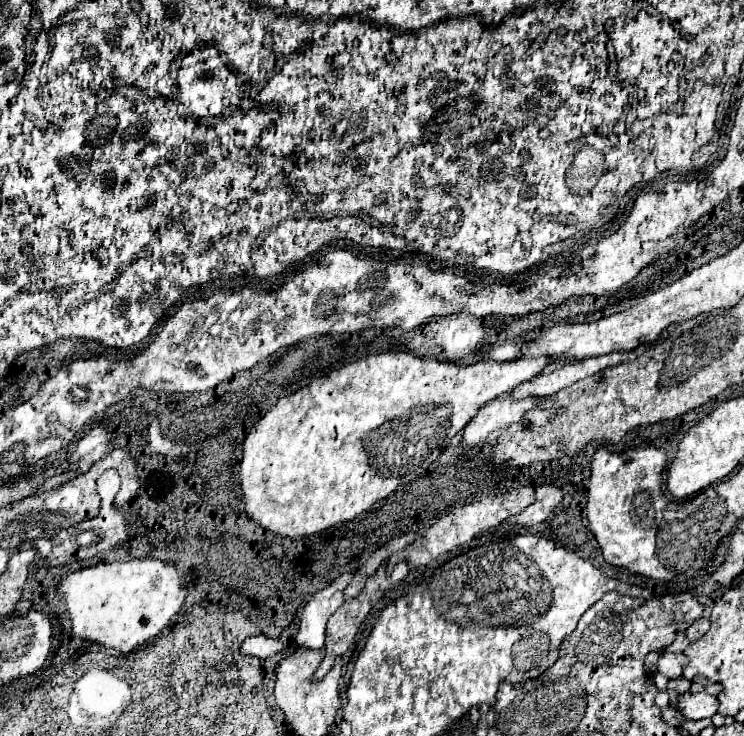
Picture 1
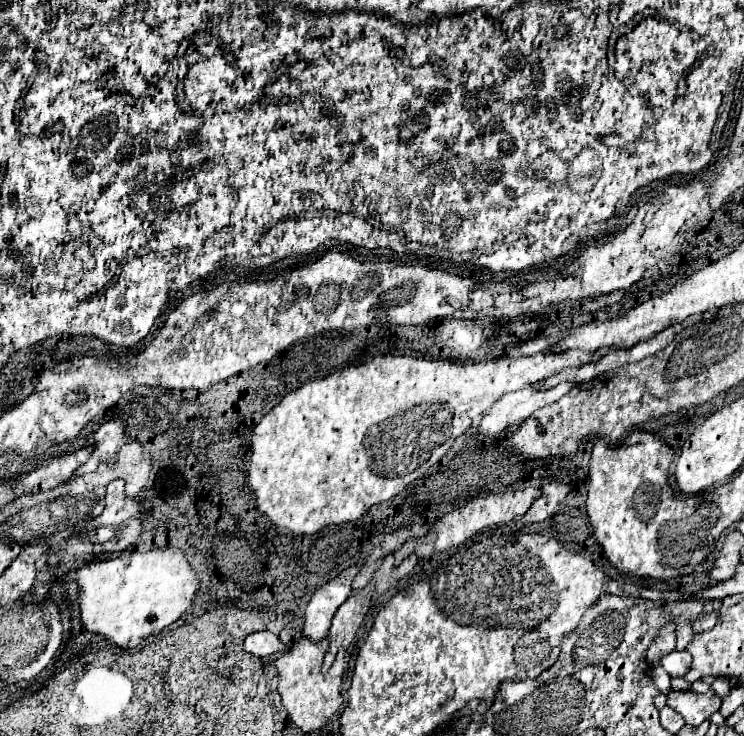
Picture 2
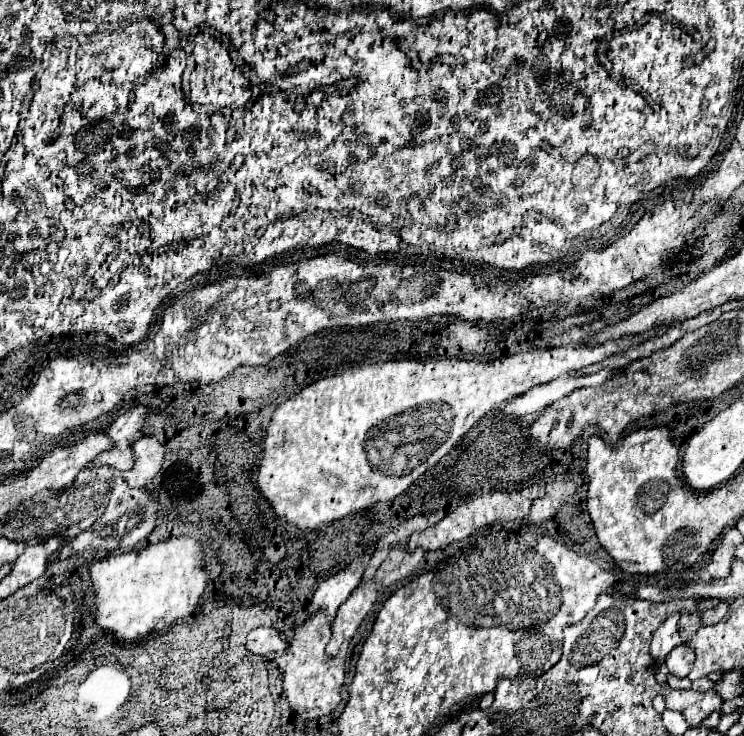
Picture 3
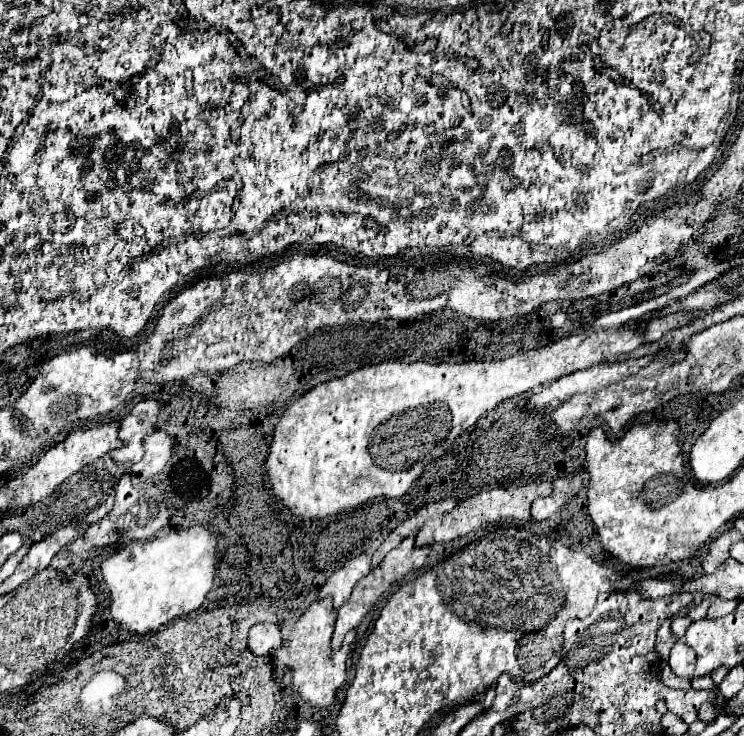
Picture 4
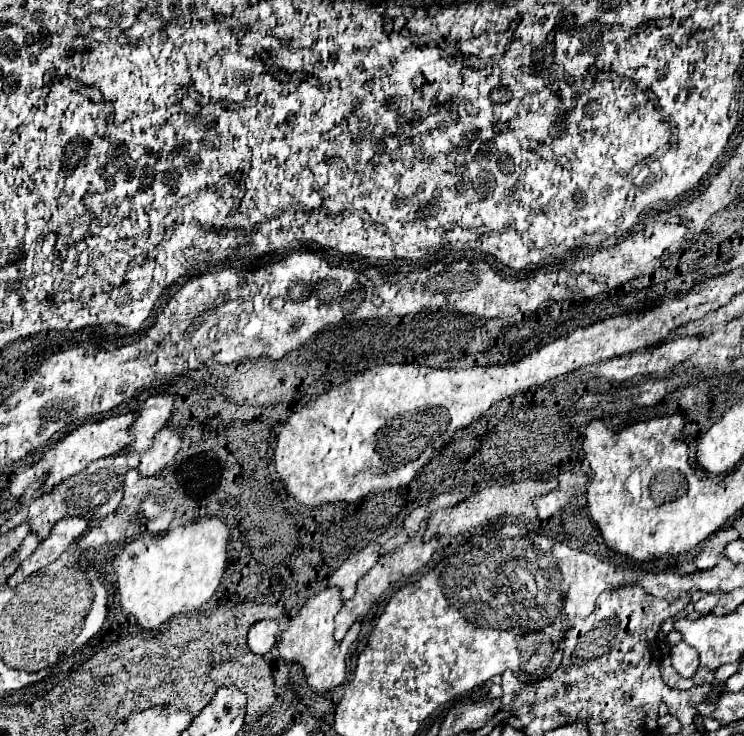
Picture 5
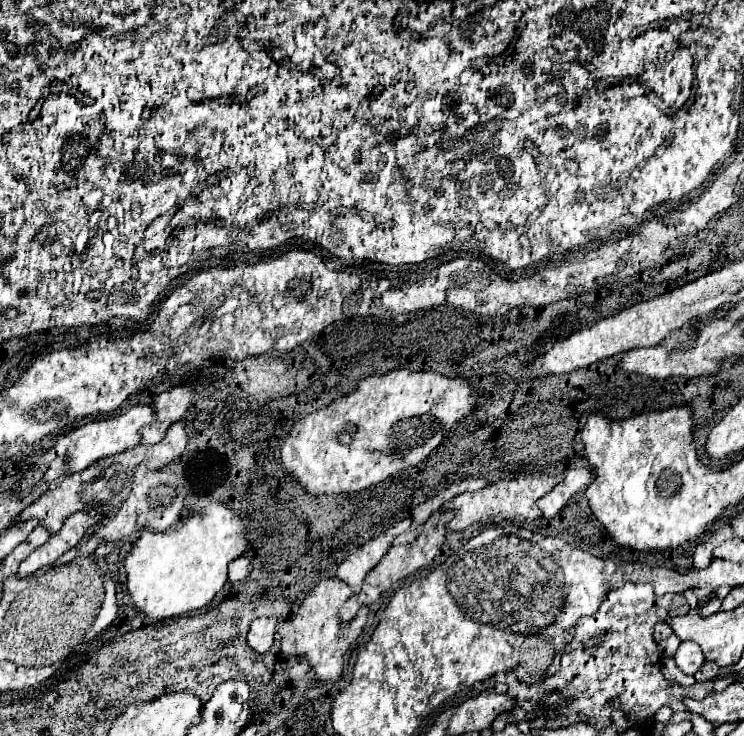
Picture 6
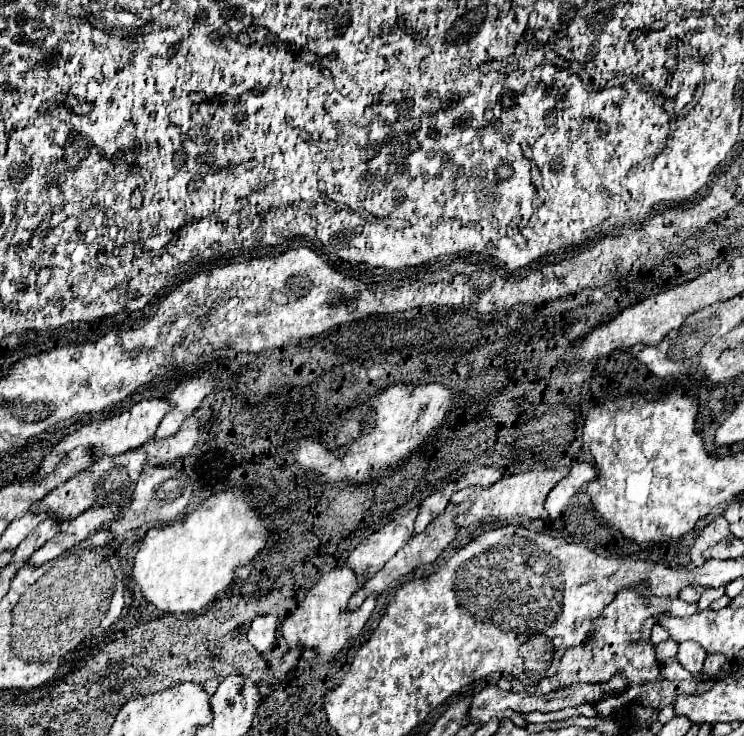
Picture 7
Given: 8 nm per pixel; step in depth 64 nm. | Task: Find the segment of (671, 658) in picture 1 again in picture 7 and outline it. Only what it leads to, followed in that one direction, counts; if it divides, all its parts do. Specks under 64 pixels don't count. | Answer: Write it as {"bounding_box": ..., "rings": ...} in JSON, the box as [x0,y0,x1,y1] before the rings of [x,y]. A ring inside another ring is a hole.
{"bounding_box":[678,642,706,672],"rings":[[[682,642],[680,648],[678,648],[678,662],[688,670],[688,672],[700,672],[702,670],[702,664],[704,664],[704,658],[706,658],[706,652],[704,648],[700,648],[700,644],[696,642]]]}

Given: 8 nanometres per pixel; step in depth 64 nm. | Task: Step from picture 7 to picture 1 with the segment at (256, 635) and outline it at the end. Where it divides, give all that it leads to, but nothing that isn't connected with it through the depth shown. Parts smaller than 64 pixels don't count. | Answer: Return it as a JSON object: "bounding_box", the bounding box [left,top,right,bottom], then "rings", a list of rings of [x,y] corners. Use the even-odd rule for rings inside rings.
{"bounding_box":[240,634,284,658],"rings":[[[260,634],[260,636],[246,638],[240,646],[240,652],[248,654],[248,656],[256,656],[256,658],[268,658],[268,656],[274,656],[276,652],[280,652],[282,648],[284,646],[282,646],[280,640]]]}

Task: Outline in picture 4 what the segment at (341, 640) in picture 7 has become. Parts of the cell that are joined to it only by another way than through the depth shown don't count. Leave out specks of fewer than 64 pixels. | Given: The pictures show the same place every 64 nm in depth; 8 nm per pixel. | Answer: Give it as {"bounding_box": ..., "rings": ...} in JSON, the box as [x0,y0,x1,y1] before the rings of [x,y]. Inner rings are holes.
{"bounding_box":[276,598,356,708],"rings":[[[322,598],[316,600],[308,606],[308,610],[296,620],[292,632],[284,640],[282,648],[276,650],[276,656],[282,664],[290,666],[292,670],[292,686],[296,694],[306,700],[314,708],[326,708],[334,702],[336,690],[344,684],[346,680],[346,659],[350,653],[352,640],[356,636],[356,630],[350,630],[344,638],[344,644],[338,652],[330,648],[330,638],[334,632],[334,620],[336,620],[336,610],[332,598]]]}

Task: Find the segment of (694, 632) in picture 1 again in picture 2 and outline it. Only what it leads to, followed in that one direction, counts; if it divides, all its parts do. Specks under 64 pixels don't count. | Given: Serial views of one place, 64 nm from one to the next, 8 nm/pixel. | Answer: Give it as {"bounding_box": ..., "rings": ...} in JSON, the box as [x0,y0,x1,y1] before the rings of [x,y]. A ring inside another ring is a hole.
{"bounding_box":[694,612,718,632],"rings":[[[706,612],[706,614],[700,614],[694,622],[694,632],[706,632],[710,630],[714,624],[718,622],[718,614],[716,612]]]}

